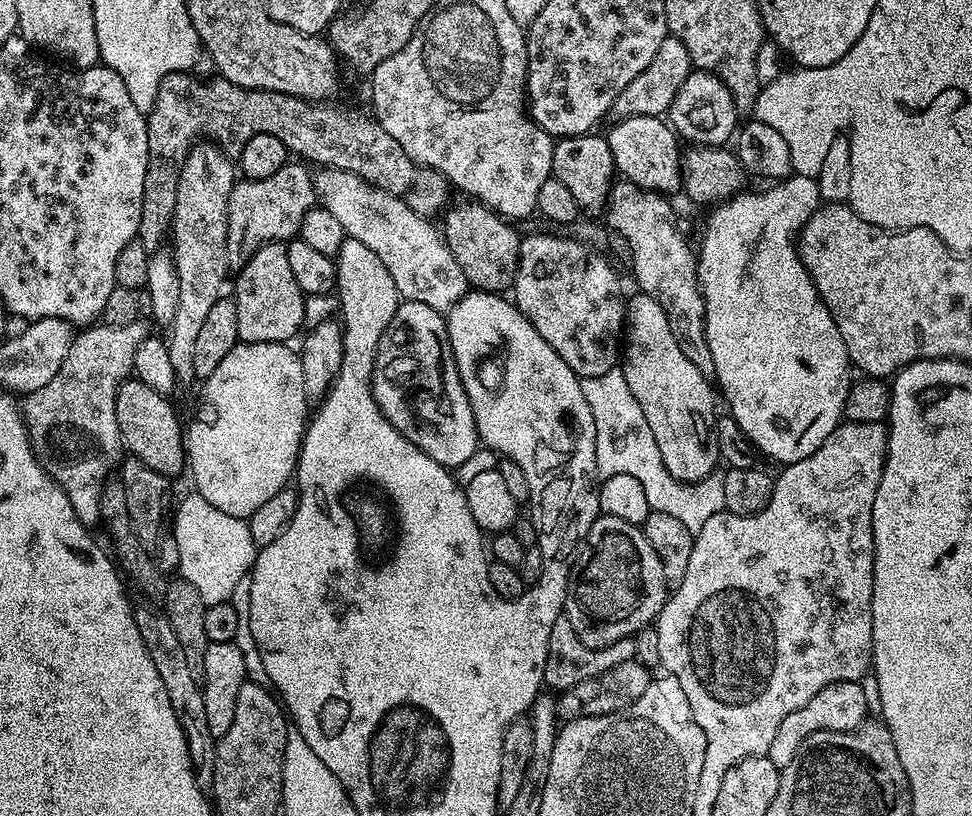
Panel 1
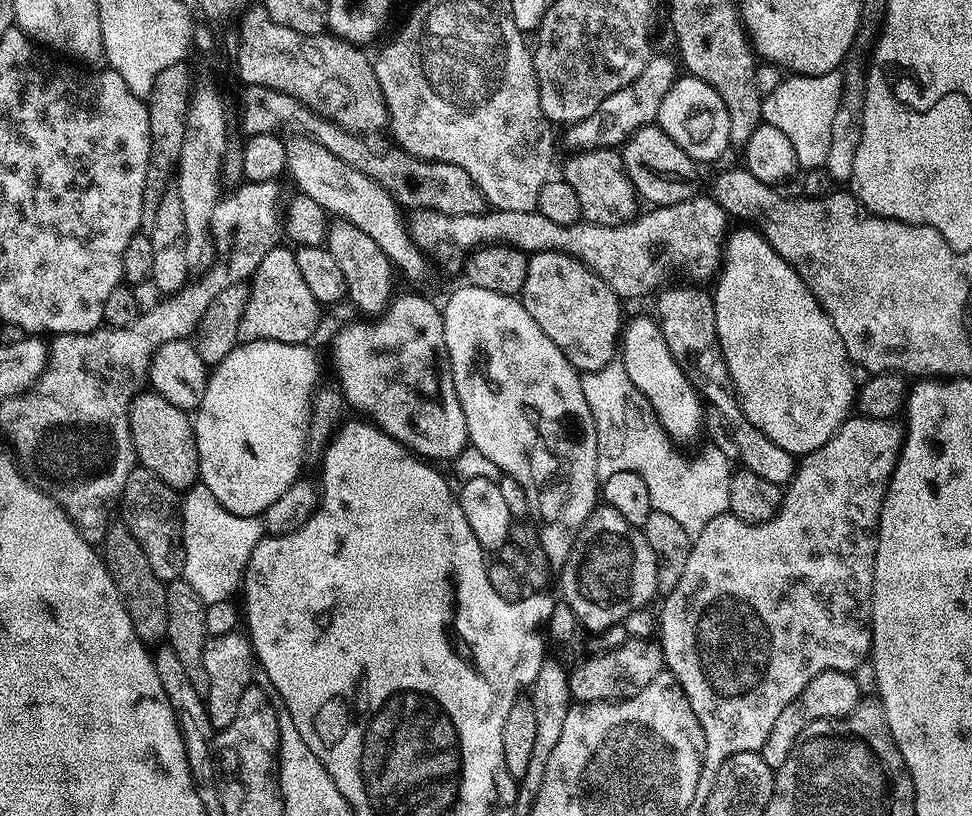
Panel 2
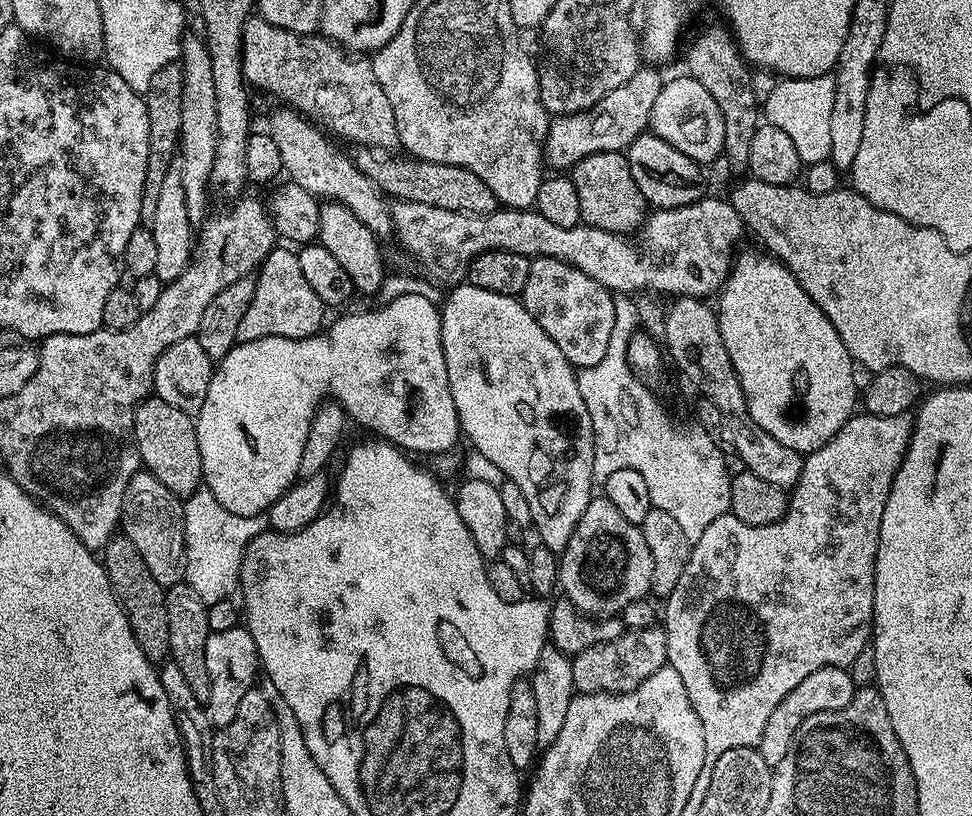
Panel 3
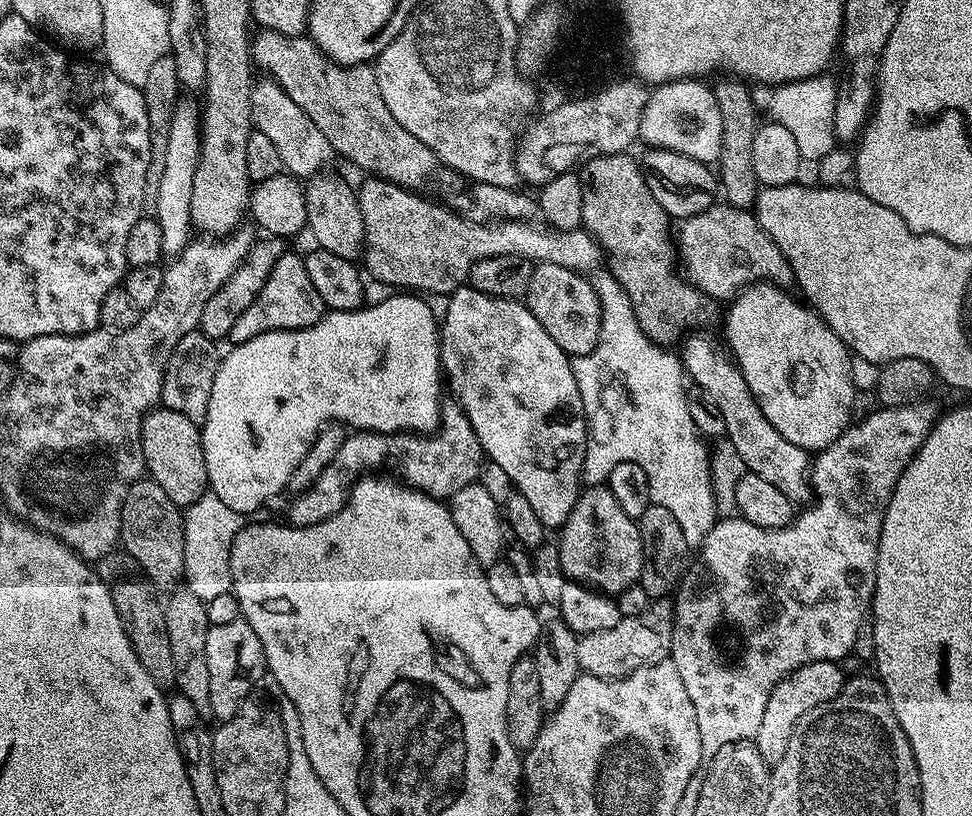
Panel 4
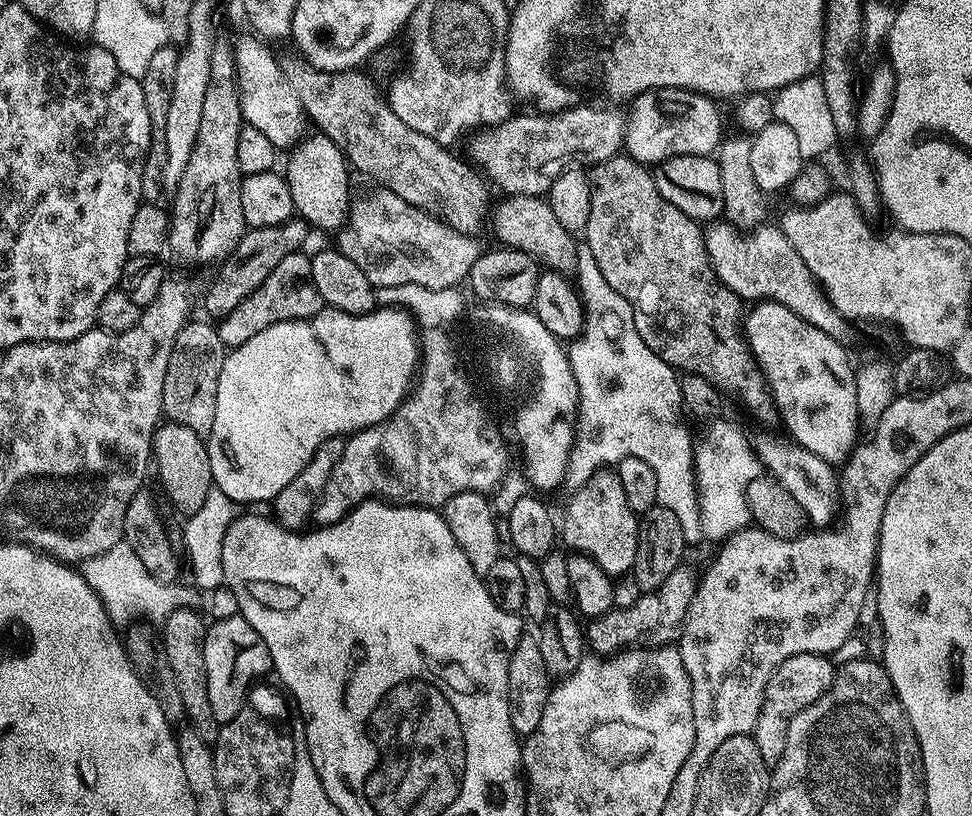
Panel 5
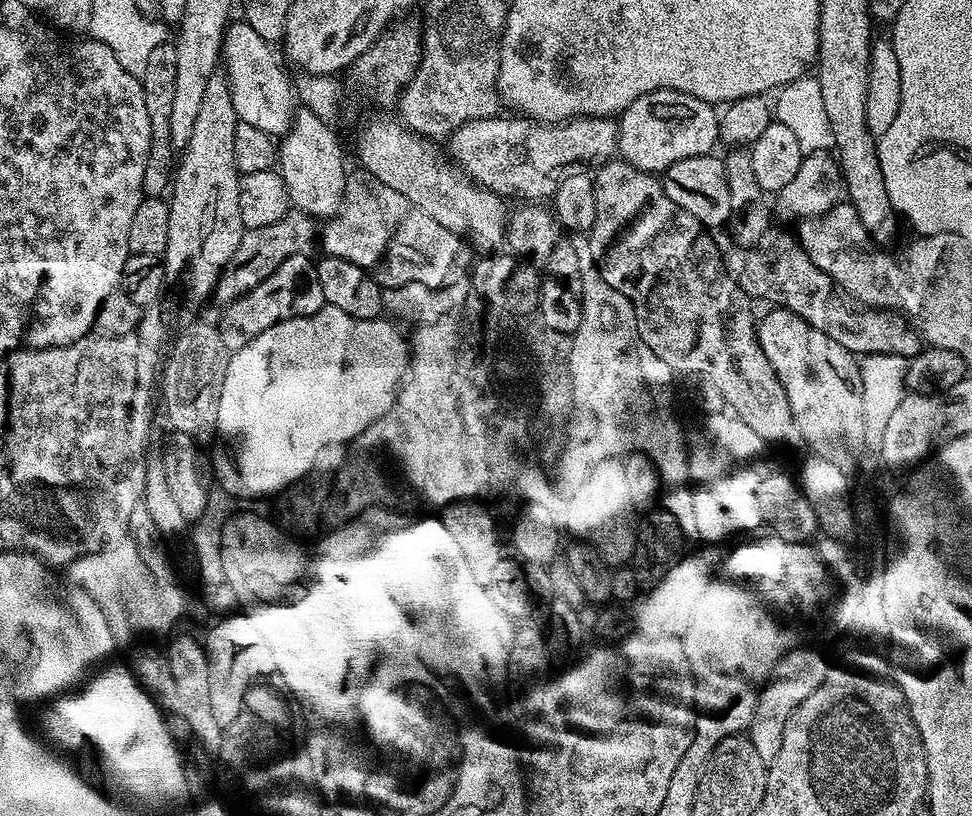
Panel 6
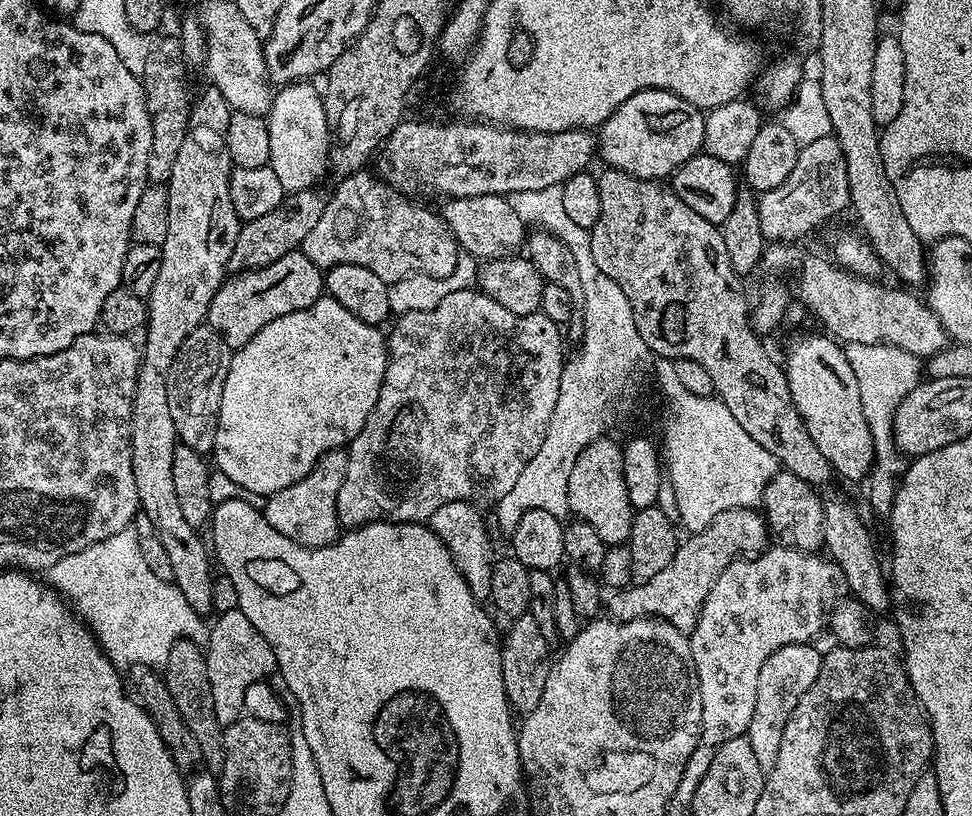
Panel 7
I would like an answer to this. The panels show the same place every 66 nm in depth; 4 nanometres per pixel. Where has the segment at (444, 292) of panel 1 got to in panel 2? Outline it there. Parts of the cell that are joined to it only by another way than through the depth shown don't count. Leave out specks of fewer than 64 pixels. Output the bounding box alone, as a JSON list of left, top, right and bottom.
[287,138,430,280]

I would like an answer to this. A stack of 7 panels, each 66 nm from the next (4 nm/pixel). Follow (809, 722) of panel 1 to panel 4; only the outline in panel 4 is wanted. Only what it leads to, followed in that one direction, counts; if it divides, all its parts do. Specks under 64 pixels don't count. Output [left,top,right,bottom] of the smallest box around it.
[754,660,846,766]

